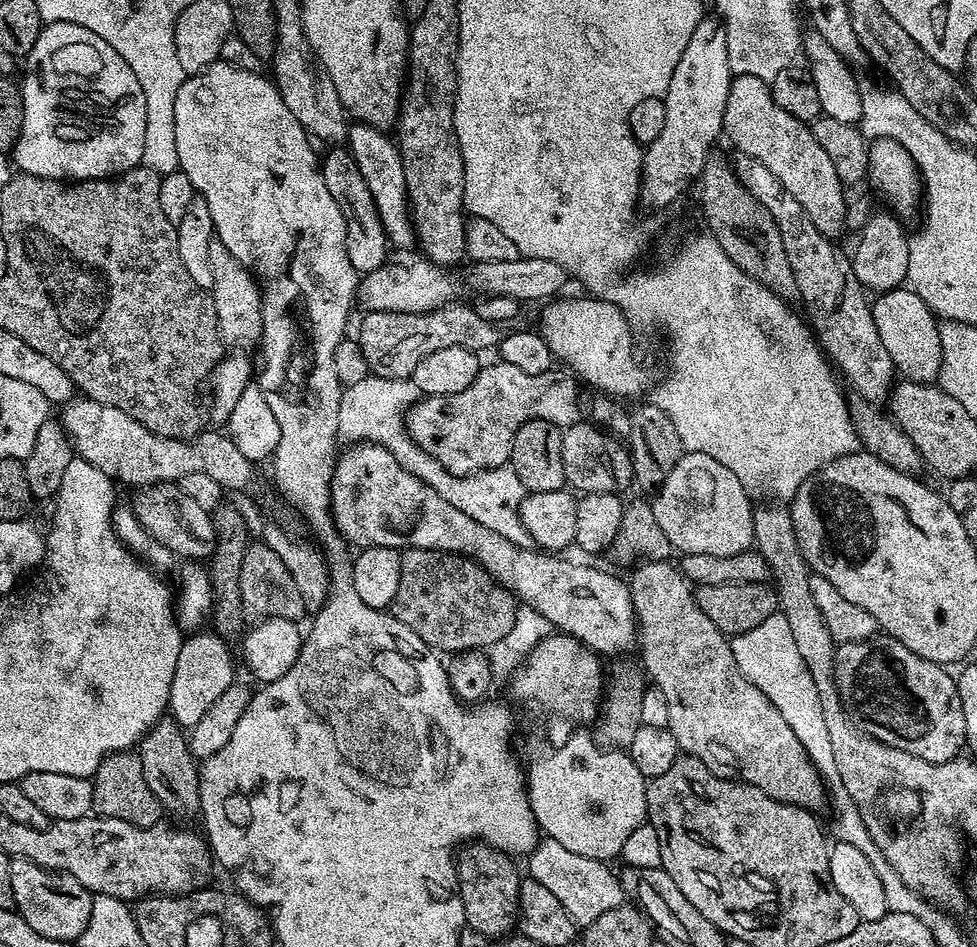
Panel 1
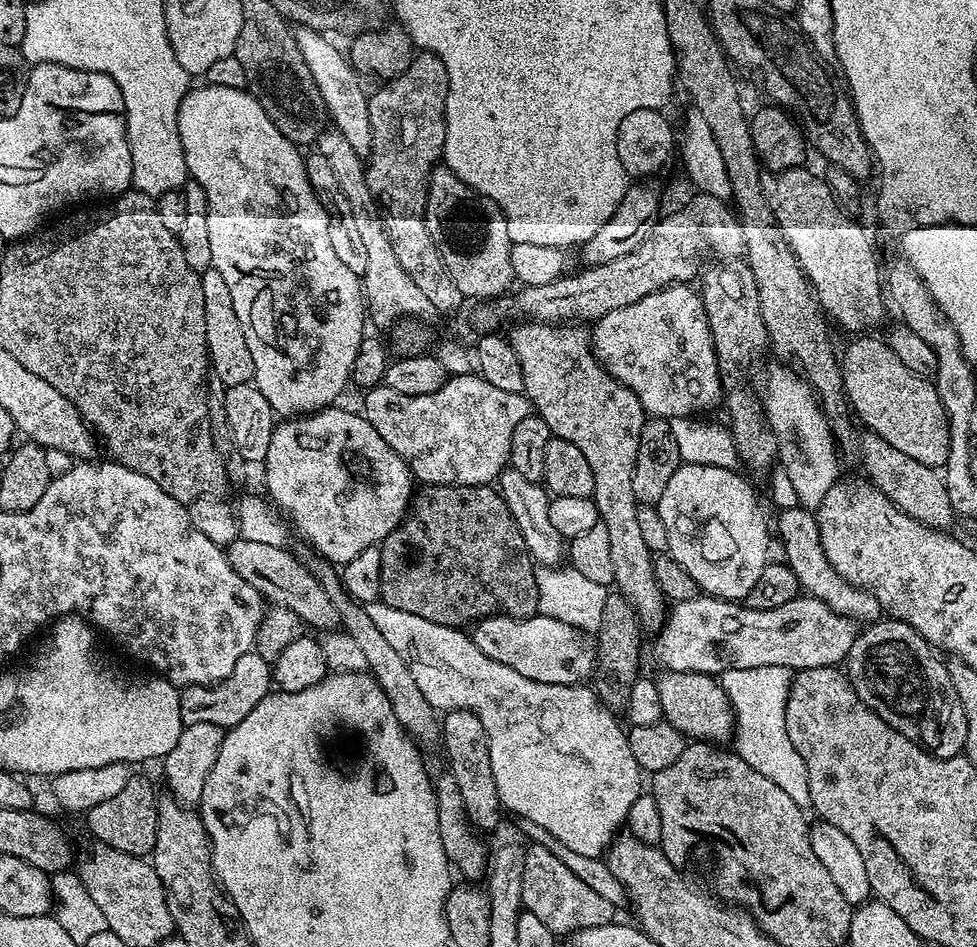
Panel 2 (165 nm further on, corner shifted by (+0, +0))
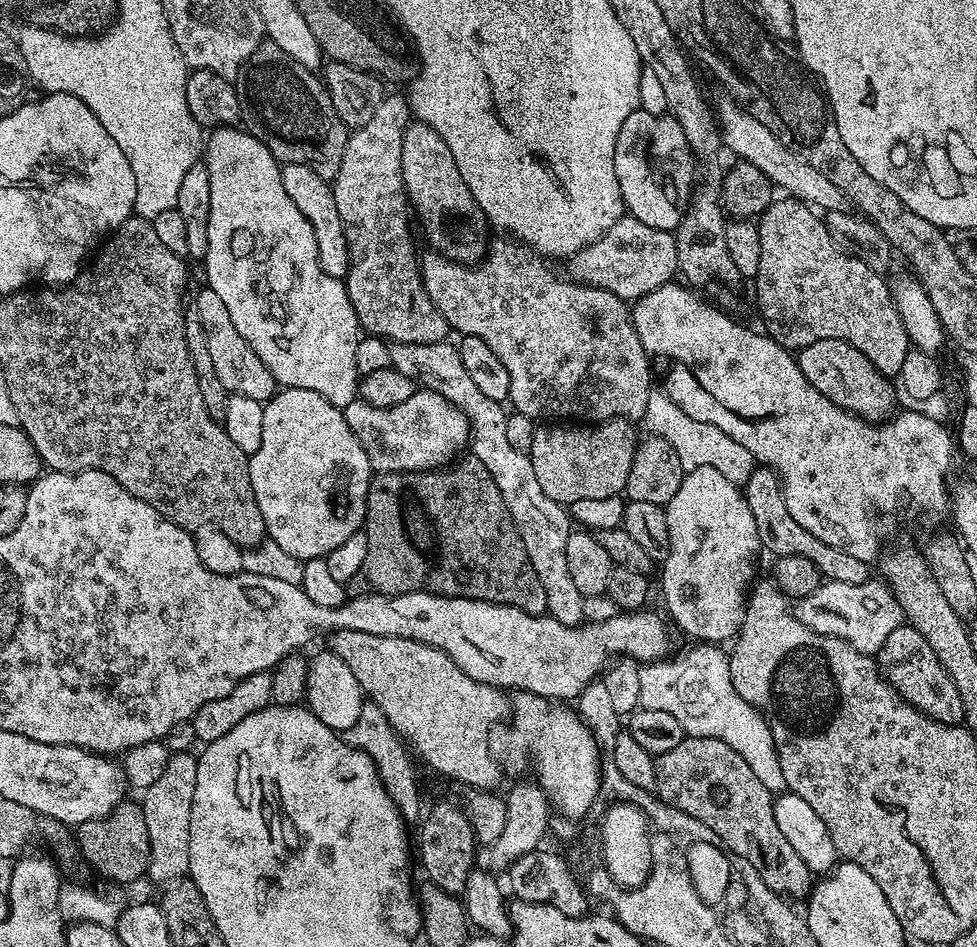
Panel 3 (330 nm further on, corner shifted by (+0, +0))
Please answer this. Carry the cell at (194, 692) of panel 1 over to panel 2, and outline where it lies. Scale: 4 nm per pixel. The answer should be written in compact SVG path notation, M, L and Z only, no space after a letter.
M254 650L242 654L238 662L234 662L234 670L218 684L191 684L189 688L183 689L180 693L180 709L182 710L182 722L184 725L192 723L210 723L212 726L218 726L223 730L232 728L262 698L266 698L270 691L270 681L272 680L272 669L269 661L264 660Z

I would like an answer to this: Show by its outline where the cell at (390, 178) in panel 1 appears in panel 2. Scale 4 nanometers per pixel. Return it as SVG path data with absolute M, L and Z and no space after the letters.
M297 27L294 35L298 50L302 50L302 62L306 62L307 68L310 69L310 78L314 78L314 82L322 94L322 102L328 111L331 127L340 132L342 138L346 138L346 142L350 142L350 146L354 146L354 150L360 157L367 157L368 153L372 151L372 131L370 130L370 106L368 105L369 93L360 89L361 77L346 56L346 61L344 61L343 54L328 41L331 39L325 33L316 32L313 28Z

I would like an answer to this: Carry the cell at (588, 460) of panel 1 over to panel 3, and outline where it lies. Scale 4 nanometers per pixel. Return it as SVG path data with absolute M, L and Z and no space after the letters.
M613 418L600 423L595 426L588 426L592 428L583 428L583 423L576 422L573 428L567 428L567 423L564 422L552 422L549 428L543 428L544 426L537 427L534 438L532 439L532 451L530 453L532 457L532 465L534 466L534 474L538 478L538 483L542 486L542 494L546 494L546 498L550 498L556 504L563 504L565 506L570 506L574 502L579 502L580 500L589 498L610 498L611 496L620 496L623 493L626 482L630 478L630 466L634 462L634 454L636 453L636 446L638 443L638 435L631 428L629 421L624 418Z

